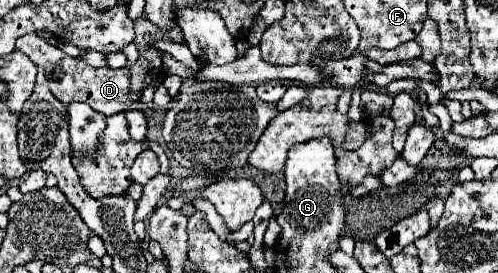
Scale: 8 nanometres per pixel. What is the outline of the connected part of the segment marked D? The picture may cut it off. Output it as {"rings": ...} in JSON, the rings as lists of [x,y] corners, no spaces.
{"rings":[[[26,34],[20,40],[16,40],[16,50],[24,52],[28,58],[34,60],[34,64],[38,66],[36,84],[46,86],[64,106],[68,106],[72,102],[86,102],[86,104],[90,104],[92,110],[96,110],[104,116],[112,116],[112,114],[126,112],[126,110],[134,108],[134,104],[138,104],[142,98],[142,92],[130,90],[128,68],[118,68],[118,70],[94,68],[80,58],[68,56],[66,52],[62,52],[60,48],[52,46],[50,42],[38,38],[36,34]]]}

